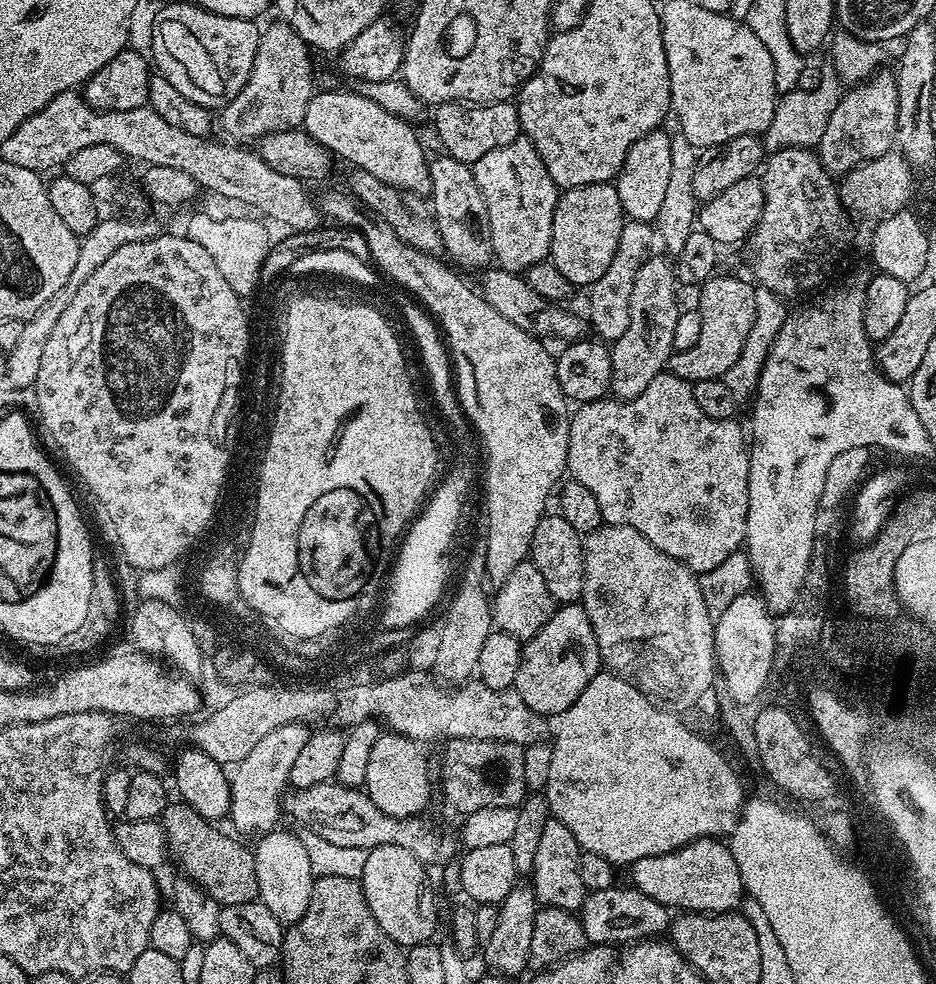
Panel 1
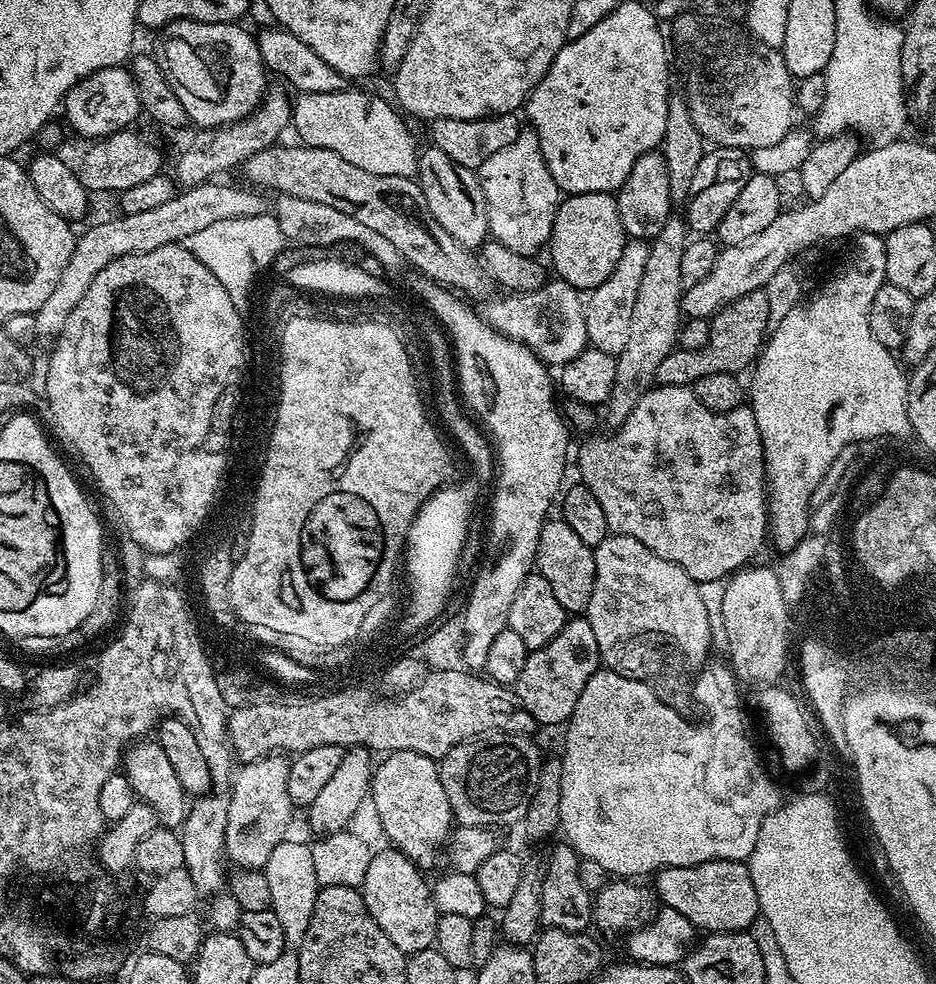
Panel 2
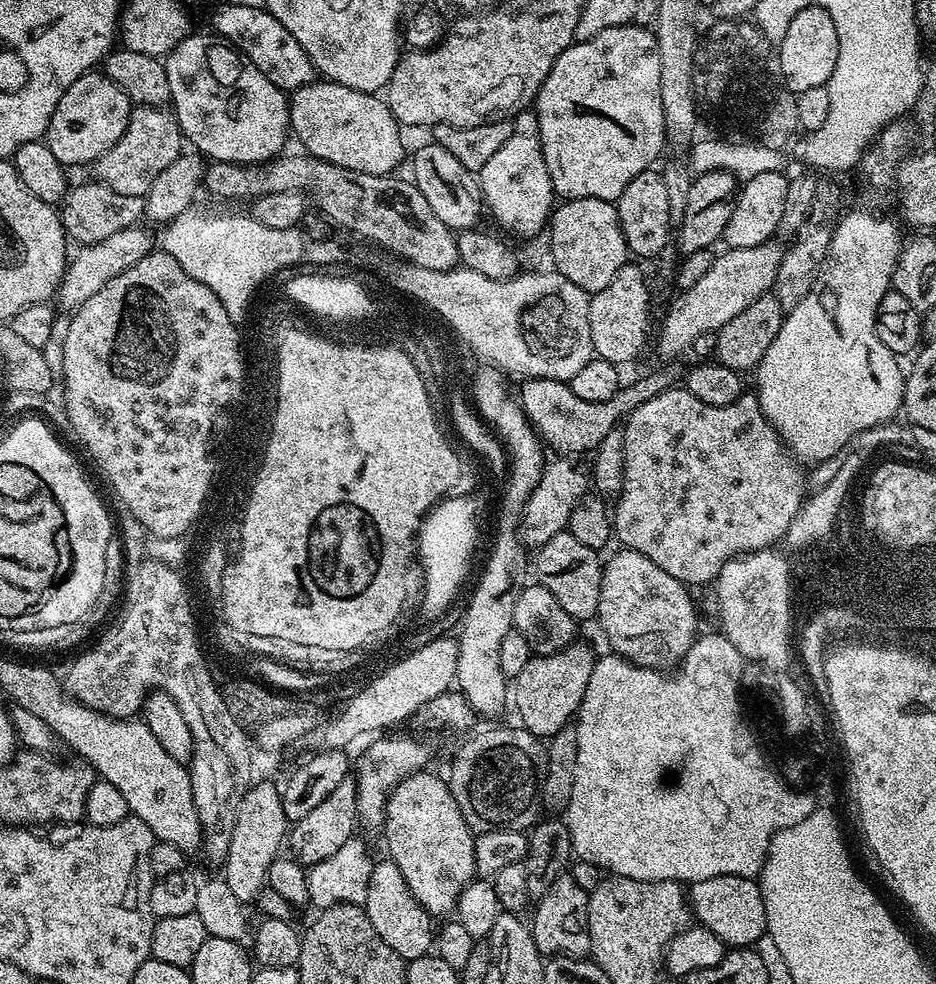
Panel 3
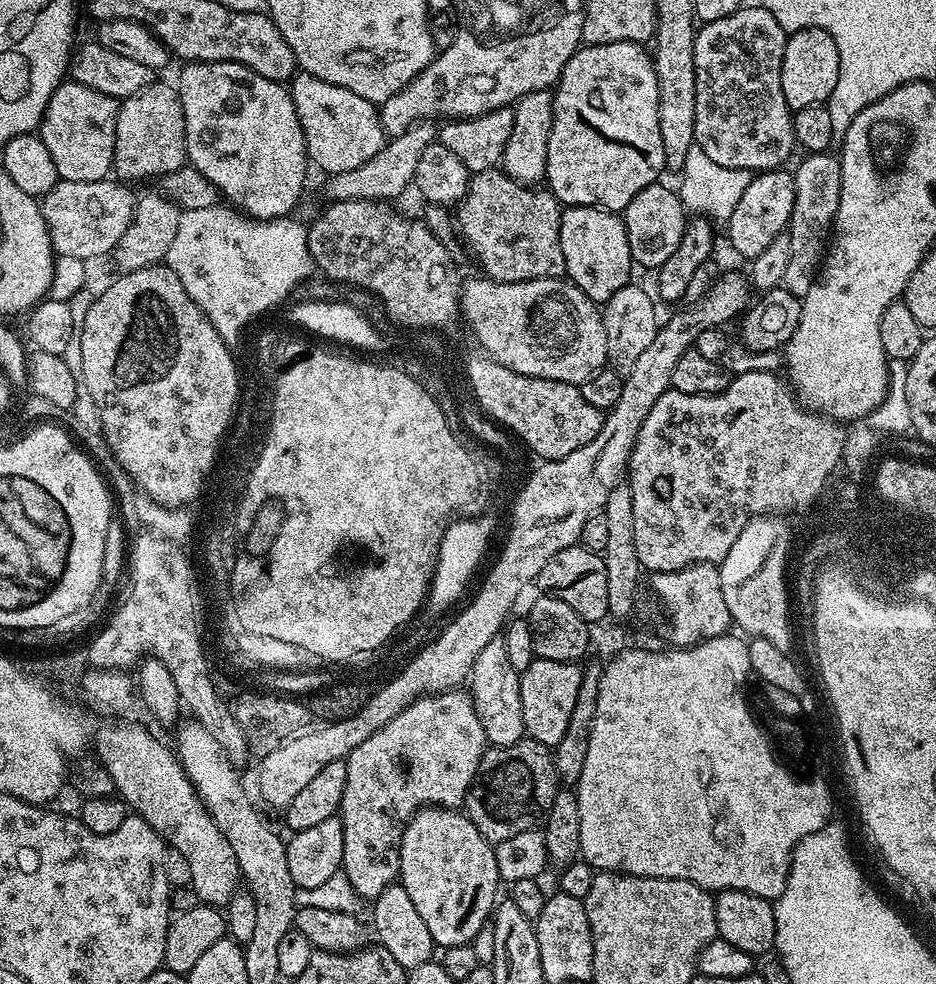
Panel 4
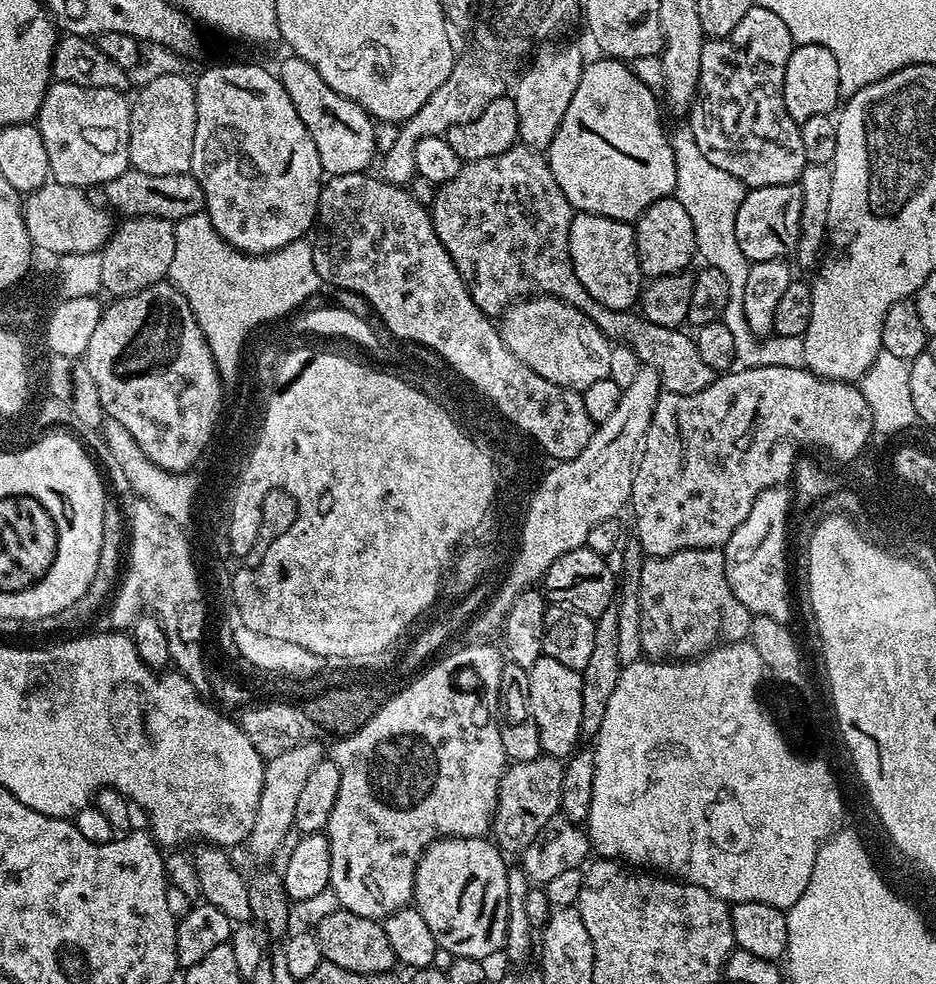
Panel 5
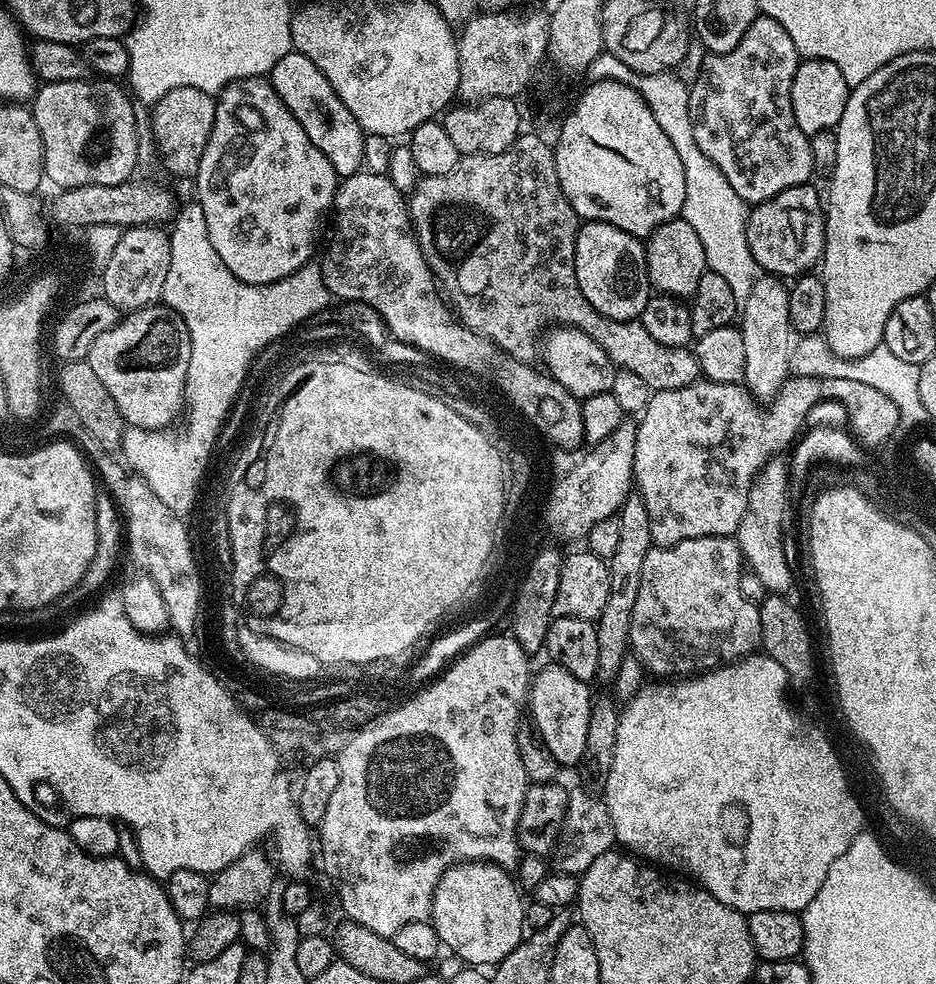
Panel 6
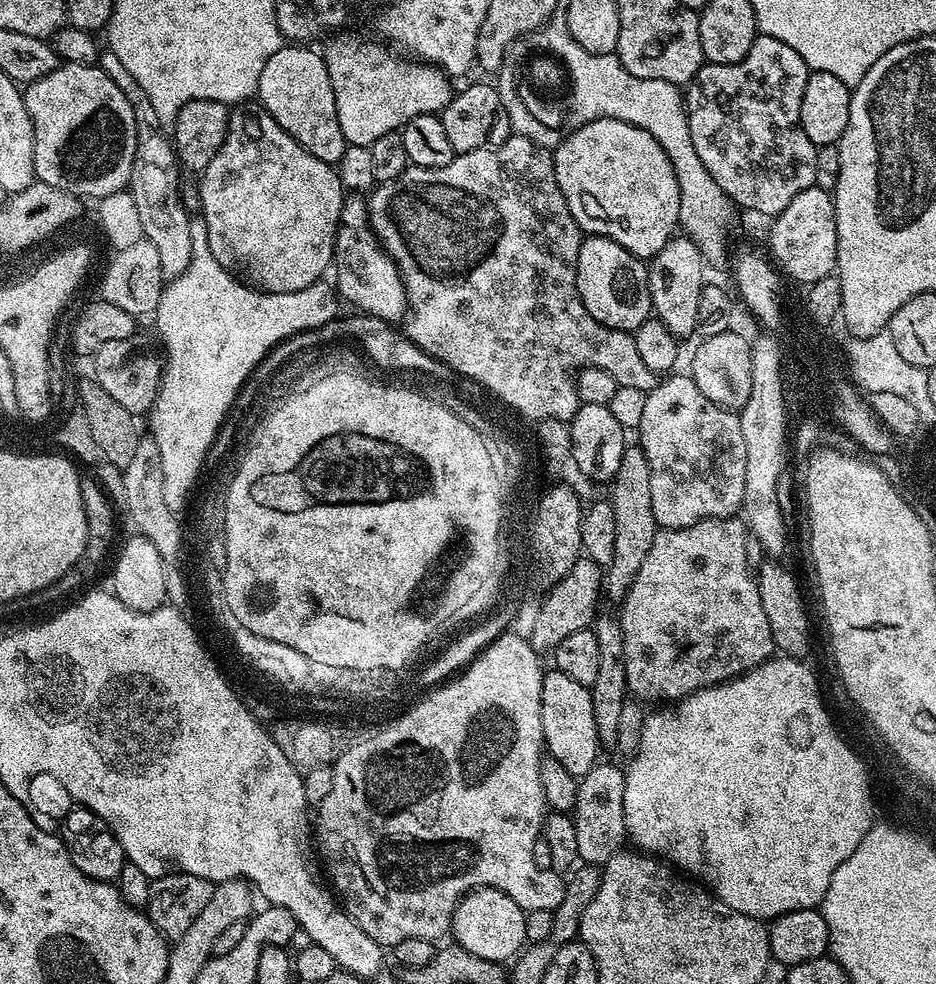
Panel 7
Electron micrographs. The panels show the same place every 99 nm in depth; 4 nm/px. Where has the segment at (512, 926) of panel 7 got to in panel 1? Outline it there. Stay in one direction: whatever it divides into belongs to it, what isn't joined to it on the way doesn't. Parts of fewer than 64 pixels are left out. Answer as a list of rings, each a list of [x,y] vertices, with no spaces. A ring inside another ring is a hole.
[[[388,730],[374,742],[366,769],[364,784],[368,797],[386,814],[399,820],[416,818],[432,796],[432,784],[428,781],[428,760],[419,743],[402,734]]]

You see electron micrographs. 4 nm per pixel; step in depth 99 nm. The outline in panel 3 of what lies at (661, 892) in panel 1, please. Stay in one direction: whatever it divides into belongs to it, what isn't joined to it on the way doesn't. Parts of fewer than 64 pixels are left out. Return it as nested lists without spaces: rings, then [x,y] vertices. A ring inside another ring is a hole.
[[[726,874],[718,878],[694,880],[691,881],[686,895],[691,915],[705,928],[709,928],[719,940],[723,940],[725,945],[752,946],[767,933],[768,923],[762,890],[751,876]]]

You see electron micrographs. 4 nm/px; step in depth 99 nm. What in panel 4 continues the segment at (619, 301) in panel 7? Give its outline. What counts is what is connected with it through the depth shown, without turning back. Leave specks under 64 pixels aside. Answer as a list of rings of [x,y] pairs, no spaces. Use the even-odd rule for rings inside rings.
[[[590,206],[565,207],[560,214],[560,241],[567,279],[590,299],[597,302],[609,300],[633,279],[630,242],[626,238],[624,221],[617,213]]]

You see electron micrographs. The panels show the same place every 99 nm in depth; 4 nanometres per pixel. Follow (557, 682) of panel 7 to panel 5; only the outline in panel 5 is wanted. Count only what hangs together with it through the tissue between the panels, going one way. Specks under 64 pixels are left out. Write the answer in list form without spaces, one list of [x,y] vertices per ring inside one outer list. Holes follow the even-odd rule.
[[[540,656],[528,670],[530,690],[530,714],[534,714],[534,726],[538,726],[540,751],[546,756],[567,758],[577,751],[582,737],[582,678],[580,673],[562,666],[555,658]]]

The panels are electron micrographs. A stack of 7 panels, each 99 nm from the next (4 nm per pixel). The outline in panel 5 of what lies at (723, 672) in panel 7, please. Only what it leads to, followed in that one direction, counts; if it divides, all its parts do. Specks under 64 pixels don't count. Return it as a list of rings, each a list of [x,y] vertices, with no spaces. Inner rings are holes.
[[[687,548],[669,556],[648,558],[640,566],[640,613],[642,653],[657,662],[694,660],[722,644],[739,644],[749,639],[753,615],[730,588],[724,554],[718,548]]]

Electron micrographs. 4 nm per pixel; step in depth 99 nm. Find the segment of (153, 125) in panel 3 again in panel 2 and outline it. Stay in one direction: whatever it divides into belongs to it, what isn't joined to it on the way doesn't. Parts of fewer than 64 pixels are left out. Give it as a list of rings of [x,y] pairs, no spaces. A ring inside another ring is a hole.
[[[136,130],[115,132],[112,136],[101,136],[93,139],[92,144],[80,156],[80,161],[75,161],[74,167],[78,182],[87,188],[89,193],[116,192],[123,194],[131,187],[146,182],[162,172],[160,166],[160,152],[148,140],[143,140]]]

